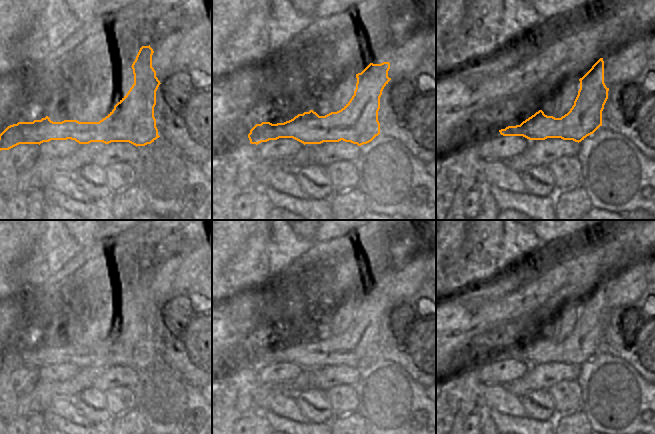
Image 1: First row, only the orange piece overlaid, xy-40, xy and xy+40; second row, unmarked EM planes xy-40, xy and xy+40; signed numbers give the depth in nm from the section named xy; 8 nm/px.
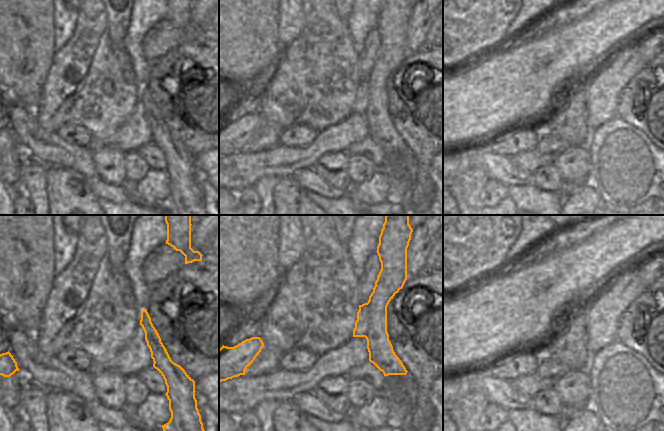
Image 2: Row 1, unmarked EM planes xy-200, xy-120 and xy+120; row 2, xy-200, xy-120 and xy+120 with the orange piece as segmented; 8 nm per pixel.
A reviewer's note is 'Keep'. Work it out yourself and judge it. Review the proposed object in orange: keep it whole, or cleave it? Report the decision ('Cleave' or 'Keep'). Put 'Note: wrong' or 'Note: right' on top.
Note: wrong
Cleave.

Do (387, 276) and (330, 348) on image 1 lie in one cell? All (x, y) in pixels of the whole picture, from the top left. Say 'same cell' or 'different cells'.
same cell

